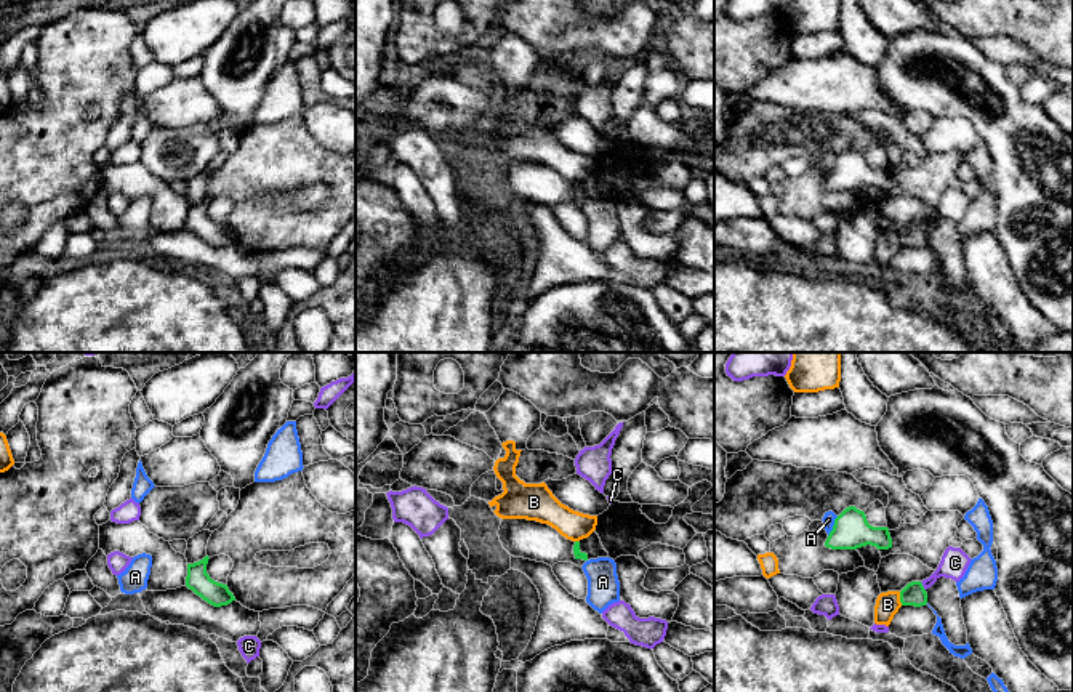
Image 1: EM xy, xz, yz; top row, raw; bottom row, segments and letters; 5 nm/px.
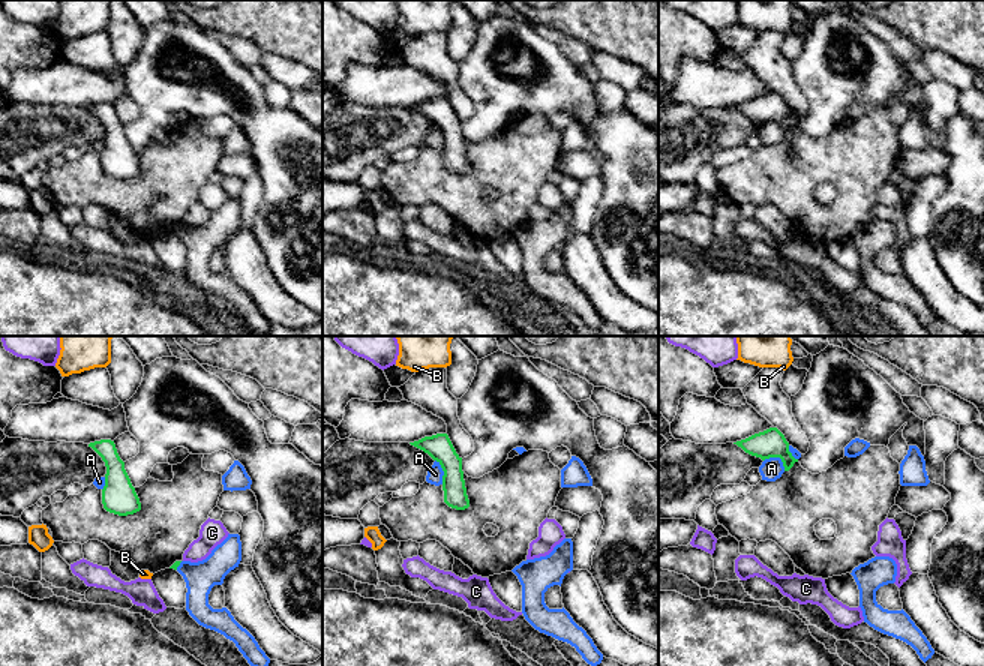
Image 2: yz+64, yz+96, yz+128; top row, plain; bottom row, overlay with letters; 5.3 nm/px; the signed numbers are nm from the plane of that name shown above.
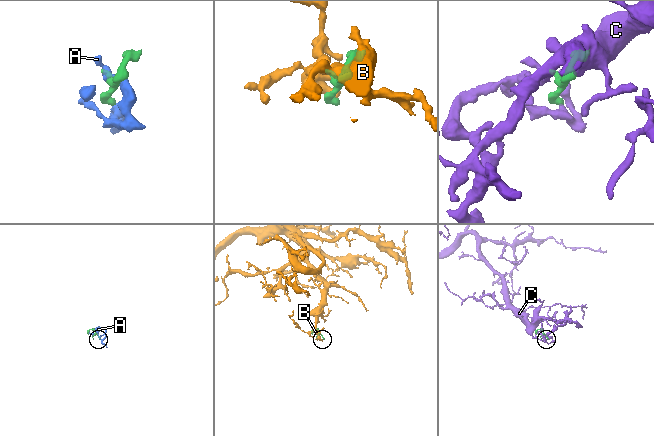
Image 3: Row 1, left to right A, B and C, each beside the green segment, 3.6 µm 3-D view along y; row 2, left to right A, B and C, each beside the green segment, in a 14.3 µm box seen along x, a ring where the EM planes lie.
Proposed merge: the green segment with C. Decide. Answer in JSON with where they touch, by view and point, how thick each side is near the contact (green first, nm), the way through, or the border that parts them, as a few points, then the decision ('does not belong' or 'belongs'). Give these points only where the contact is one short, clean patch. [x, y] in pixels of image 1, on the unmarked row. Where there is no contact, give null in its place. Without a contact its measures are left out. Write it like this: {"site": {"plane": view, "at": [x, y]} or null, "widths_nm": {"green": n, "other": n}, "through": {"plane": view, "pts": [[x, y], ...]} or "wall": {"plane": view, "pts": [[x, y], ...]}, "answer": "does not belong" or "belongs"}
{"site": {"plane": "yz", "at": [923, 228]}, "widths_nm": {"green": 110, "other": 140}, "answer": "does not belong"}

